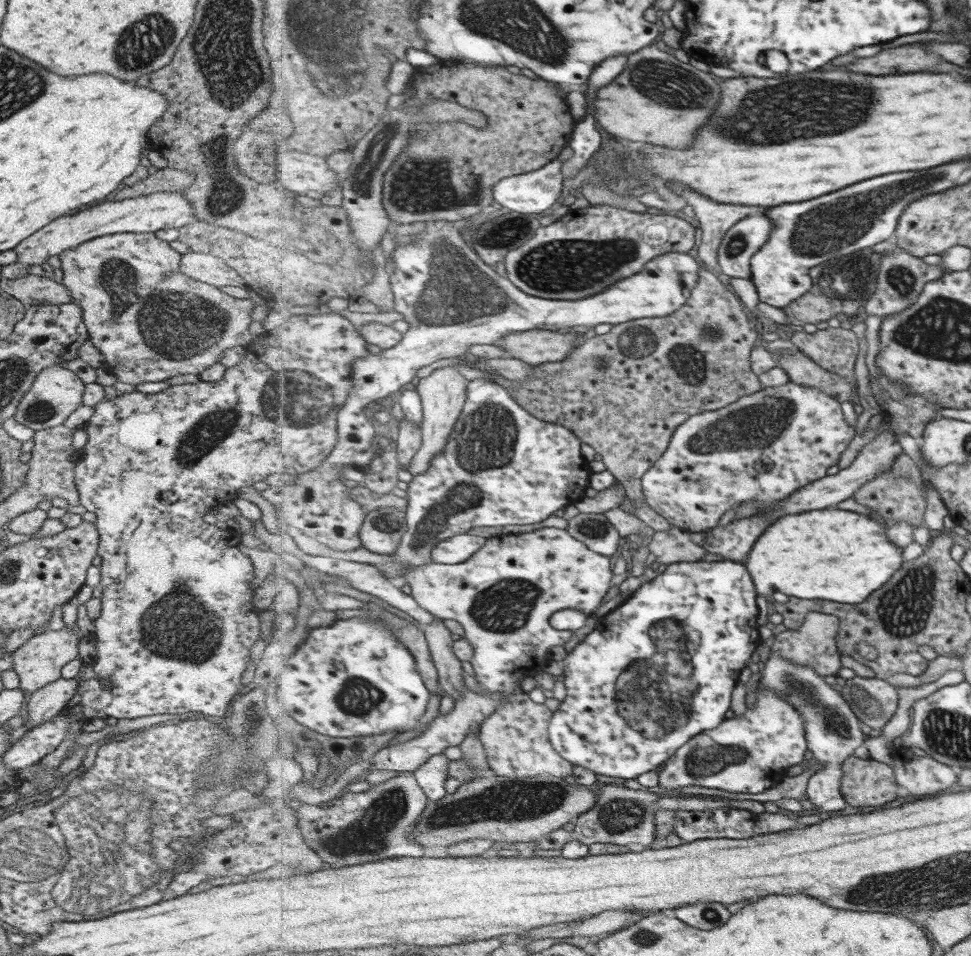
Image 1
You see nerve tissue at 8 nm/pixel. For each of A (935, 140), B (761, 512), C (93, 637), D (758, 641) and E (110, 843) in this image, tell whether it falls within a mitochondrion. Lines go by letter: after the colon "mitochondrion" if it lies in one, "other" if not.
A: other
B: other
C: other
D: other
E: mitochondrion

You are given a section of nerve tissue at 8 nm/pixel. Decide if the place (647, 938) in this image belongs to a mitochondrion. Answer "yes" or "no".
yes

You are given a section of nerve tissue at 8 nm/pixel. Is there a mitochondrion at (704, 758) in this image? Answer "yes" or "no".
yes

